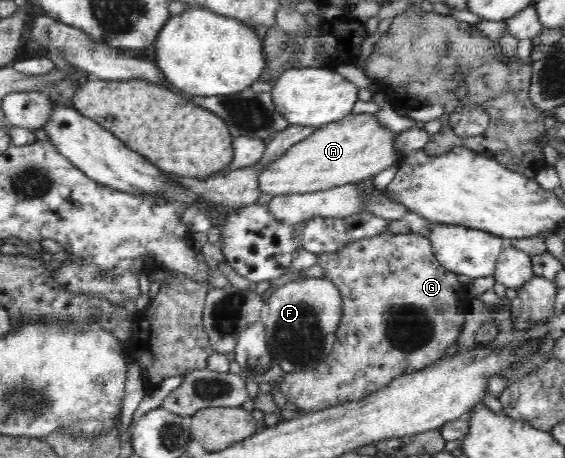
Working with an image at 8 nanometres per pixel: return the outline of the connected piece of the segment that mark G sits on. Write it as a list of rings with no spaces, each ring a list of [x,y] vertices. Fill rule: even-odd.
[[[390,232],[377,234],[376,236],[366,237],[349,245],[343,246],[336,250],[336,252],[324,253],[317,255],[316,264],[320,268],[324,268],[324,278],[333,282],[335,288],[340,291],[342,299],[342,320],[336,332],[336,344],[334,350],[330,352],[330,356],[322,363],[318,364],[313,370],[298,371],[297,373],[284,373],[280,380],[277,380],[278,388],[284,395],[286,401],[296,405],[302,412],[311,413],[319,410],[324,410],[332,406],[342,405],[346,402],[360,401],[370,394],[377,392],[384,386],[388,386],[394,378],[402,374],[410,374],[428,366],[434,365],[440,358],[443,358],[455,346],[464,326],[466,320],[466,313],[470,309],[467,285],[462,284],[457,277],[457,274],[450,272],[445,266],[442,266],[436,260],[433,250],[431,249],[431,242],[428,240],[426,232],[408,233],[408,234],[394,234]]]

